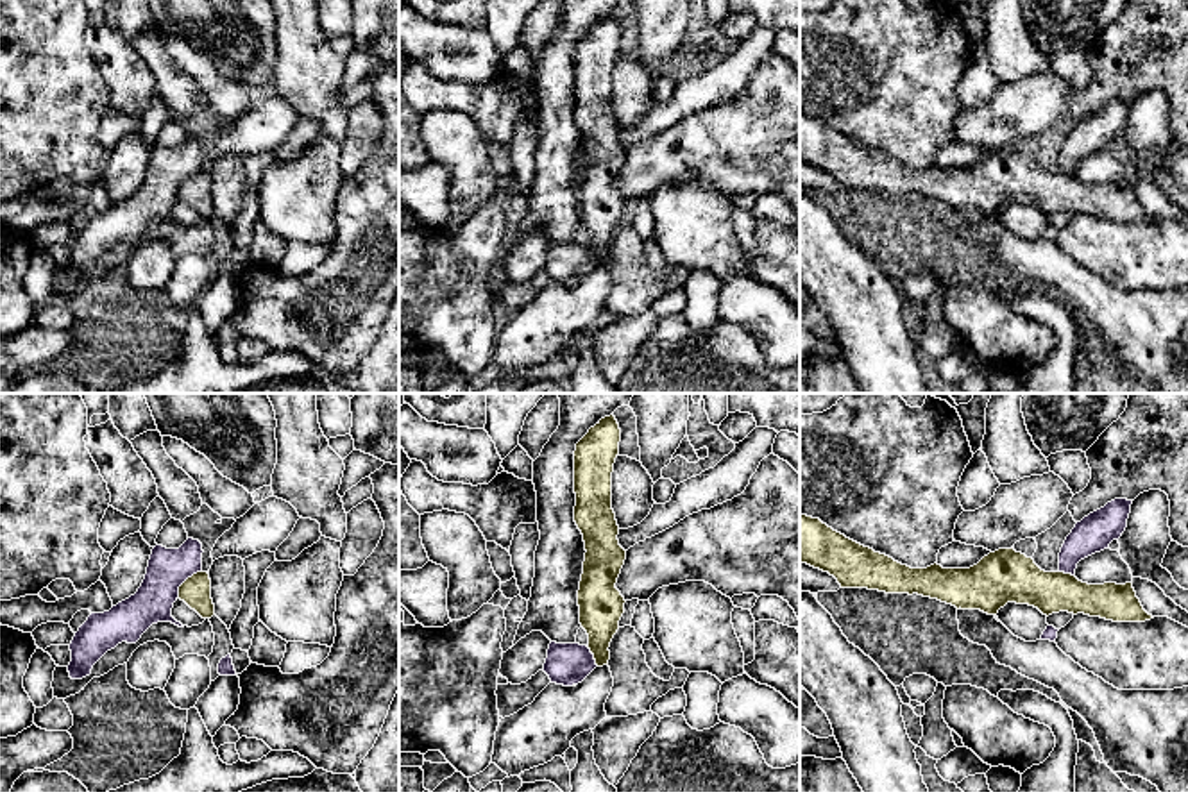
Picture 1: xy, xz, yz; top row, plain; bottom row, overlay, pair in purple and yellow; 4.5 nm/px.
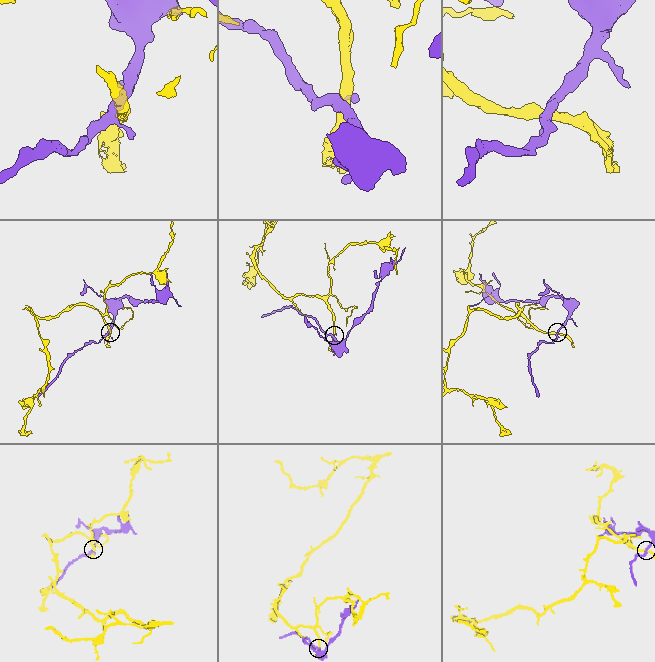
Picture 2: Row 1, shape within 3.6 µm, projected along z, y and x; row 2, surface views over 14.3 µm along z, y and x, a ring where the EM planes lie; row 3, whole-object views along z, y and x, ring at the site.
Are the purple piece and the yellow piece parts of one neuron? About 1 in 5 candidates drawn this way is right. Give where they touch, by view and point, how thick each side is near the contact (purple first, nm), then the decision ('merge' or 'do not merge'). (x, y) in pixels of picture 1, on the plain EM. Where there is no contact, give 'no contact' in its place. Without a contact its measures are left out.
contact xy (185, 179); calibres 180 and 140 nm; do not merge

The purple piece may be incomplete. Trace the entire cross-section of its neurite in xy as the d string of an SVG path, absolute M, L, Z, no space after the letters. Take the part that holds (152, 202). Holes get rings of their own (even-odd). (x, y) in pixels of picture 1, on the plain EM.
M188 138L179 148L166 148L156 145L152 148L145 179L138 191L129 198L118 202L109 211L91 213L88 220L75 232L70 250L72 261L68 272L72 279L82 279L91 274L93 265L118 243L136 243L141 234L157 222L172 222L184 227L172 216L174 202L179 197L179 186L202 170L202 143L199 139Z

